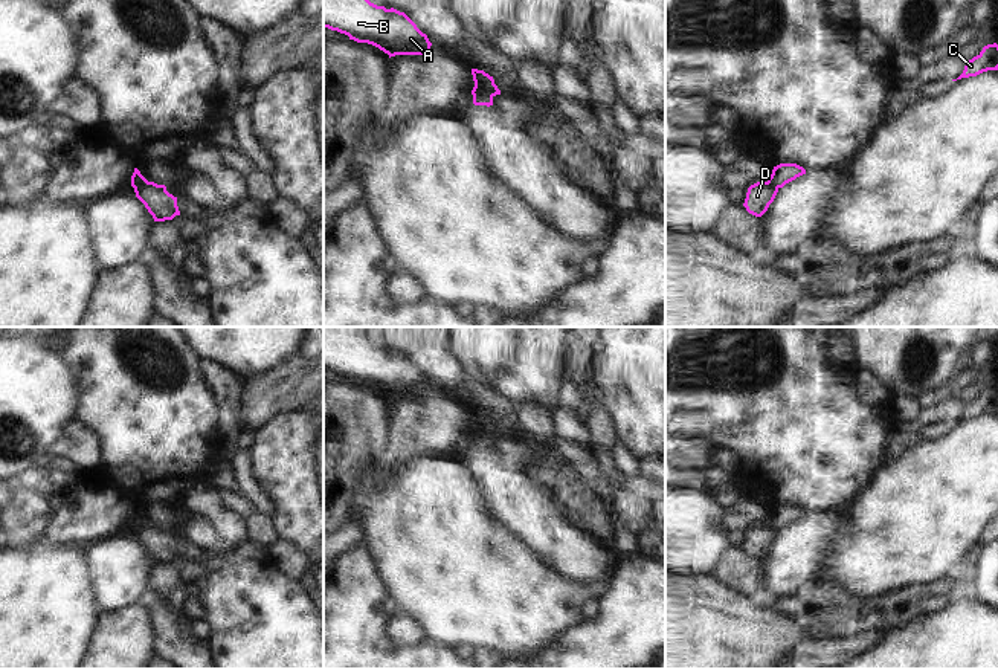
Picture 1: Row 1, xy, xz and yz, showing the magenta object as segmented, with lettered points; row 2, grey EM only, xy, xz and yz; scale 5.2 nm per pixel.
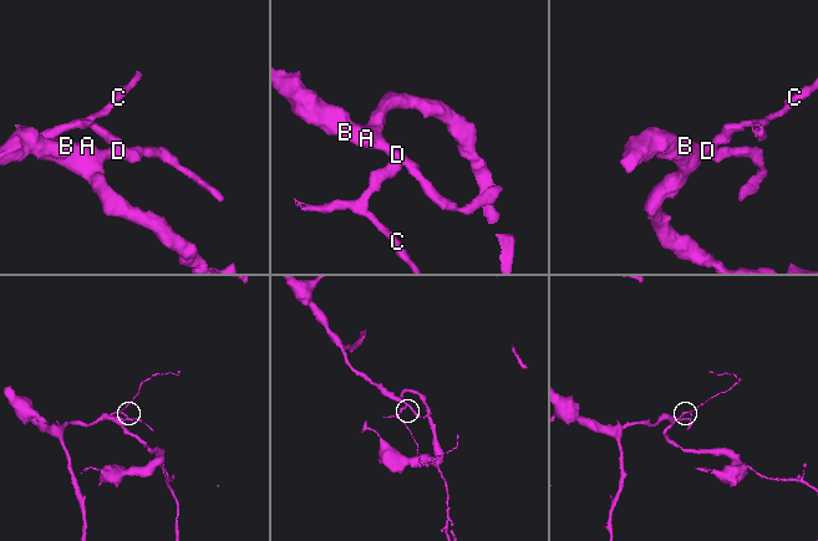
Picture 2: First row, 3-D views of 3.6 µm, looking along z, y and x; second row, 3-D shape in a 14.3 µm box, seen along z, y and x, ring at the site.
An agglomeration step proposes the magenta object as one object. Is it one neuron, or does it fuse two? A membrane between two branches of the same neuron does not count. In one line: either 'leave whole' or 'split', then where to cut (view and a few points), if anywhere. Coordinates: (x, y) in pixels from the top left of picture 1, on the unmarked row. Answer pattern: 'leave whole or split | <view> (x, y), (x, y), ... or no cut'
split | xz (475, 428), (484, 429), (493, 437)

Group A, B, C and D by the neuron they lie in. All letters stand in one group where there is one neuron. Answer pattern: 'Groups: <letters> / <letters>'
Groups: A B D / C

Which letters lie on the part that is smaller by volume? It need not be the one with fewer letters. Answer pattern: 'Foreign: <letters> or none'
Foreign: C

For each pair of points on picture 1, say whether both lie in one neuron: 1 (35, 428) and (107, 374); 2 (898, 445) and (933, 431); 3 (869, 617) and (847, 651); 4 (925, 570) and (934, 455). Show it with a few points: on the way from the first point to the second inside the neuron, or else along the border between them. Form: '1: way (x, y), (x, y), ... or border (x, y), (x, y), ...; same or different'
1: border (67, 362), (77, 384), (75, 417); different
2: way (907, 436), (923, 433); same
3: border (888, 630), (867, 630), (852, 636), (823, 639); different
4: way (925, 541), (925, 510), (934, 501), (934, 484); same

